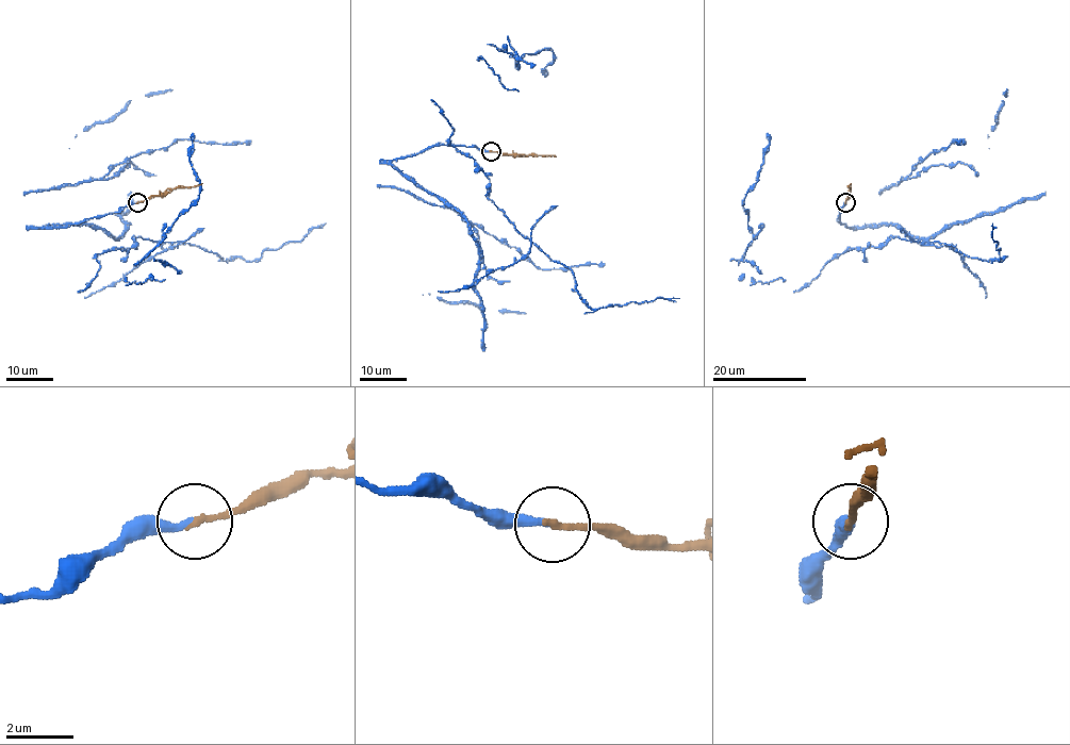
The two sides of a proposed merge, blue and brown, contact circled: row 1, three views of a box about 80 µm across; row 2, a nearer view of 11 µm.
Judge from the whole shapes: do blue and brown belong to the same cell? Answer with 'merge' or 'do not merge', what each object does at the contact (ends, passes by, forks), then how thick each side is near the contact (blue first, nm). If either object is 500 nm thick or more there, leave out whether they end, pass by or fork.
merge | blue ends | brown ends | 260/200 nm

